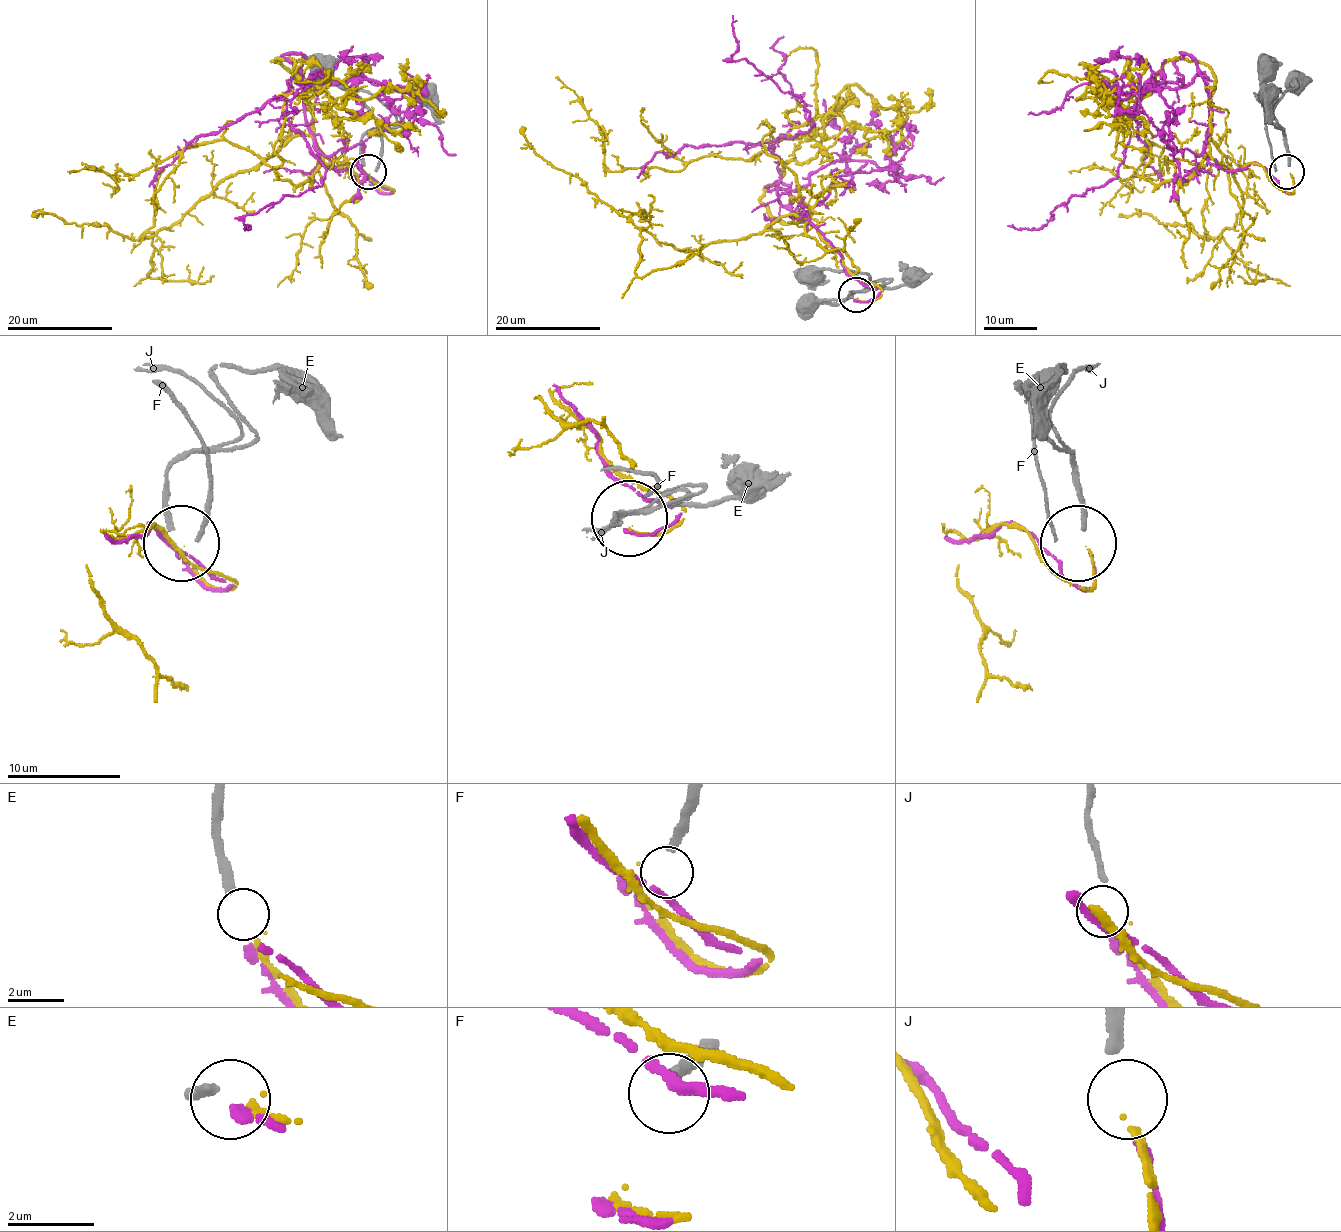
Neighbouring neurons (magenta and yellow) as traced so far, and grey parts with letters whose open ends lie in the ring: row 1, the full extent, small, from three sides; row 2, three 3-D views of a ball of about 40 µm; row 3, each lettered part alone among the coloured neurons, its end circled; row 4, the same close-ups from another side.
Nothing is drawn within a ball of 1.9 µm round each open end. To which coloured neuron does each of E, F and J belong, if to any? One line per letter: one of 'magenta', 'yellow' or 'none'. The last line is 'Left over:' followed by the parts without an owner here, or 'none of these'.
E: magenta
F: none
J: yellow
Left over: F

